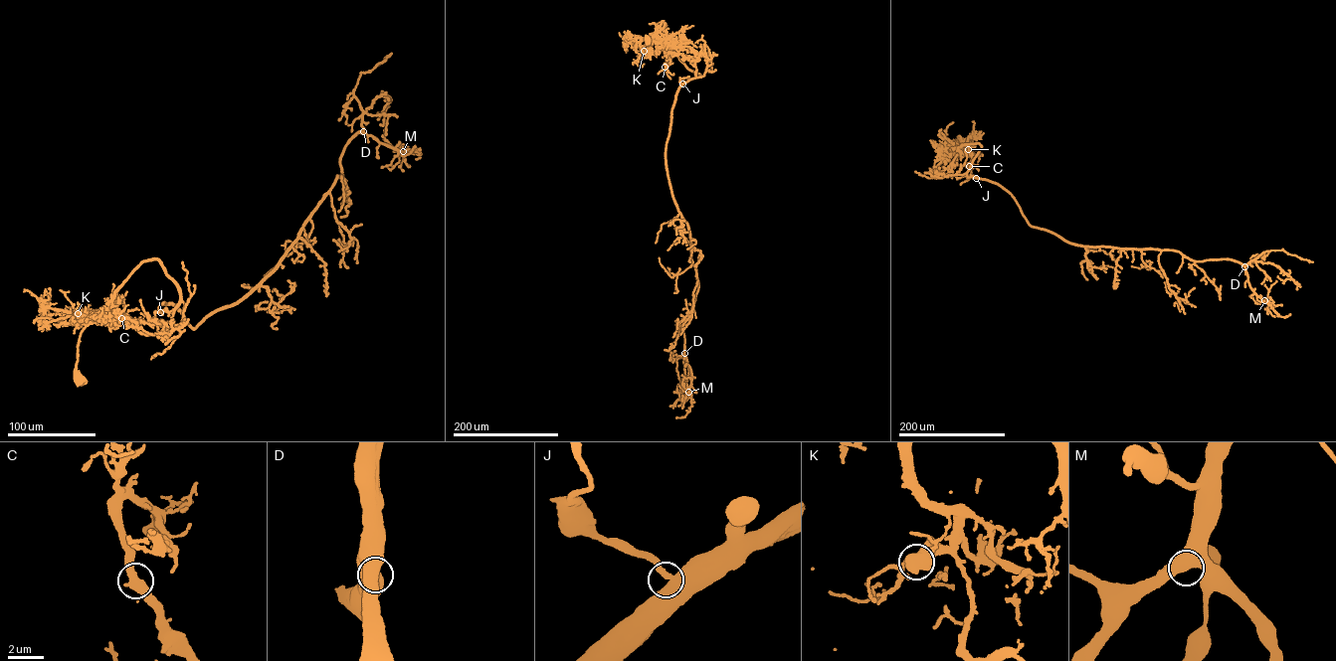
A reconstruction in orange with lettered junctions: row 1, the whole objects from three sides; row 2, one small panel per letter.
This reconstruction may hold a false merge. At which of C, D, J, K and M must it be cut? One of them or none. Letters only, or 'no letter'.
K

